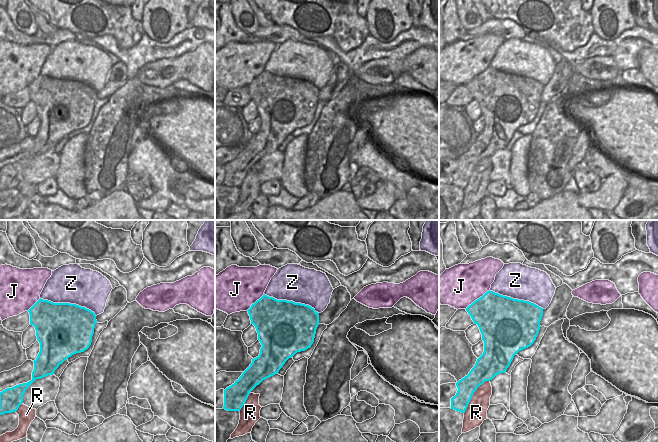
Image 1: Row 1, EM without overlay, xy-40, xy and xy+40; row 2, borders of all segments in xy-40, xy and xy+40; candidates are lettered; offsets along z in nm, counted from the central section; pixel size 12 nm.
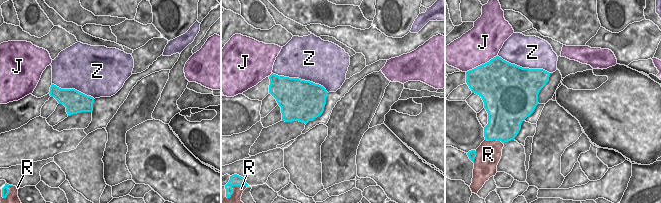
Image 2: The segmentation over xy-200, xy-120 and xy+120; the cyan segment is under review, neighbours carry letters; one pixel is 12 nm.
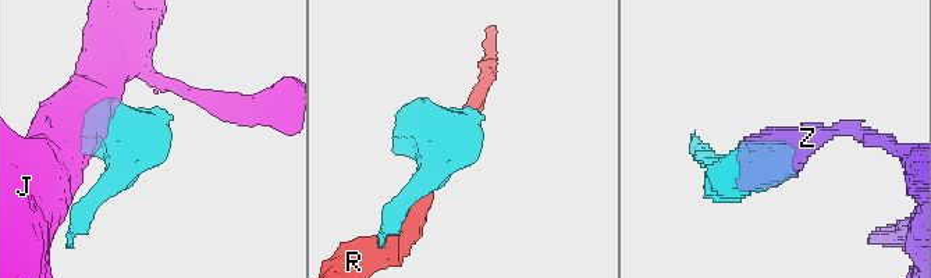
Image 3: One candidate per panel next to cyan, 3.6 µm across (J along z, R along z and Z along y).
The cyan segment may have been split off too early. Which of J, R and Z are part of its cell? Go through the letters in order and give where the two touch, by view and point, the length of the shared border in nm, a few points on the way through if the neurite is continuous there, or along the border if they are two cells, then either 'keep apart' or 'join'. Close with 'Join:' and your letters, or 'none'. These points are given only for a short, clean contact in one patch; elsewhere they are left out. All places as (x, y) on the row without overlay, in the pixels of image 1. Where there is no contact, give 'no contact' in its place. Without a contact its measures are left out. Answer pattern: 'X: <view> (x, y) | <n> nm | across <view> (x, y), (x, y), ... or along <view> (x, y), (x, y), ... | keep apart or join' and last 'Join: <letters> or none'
J: xy+40 (477, 75) | 380 nm | keep apart
R: xy+40 (472, 171) | 500 nm | join
Z: xy-40 (68, 79) | 700 nm | keep apart
Join: R

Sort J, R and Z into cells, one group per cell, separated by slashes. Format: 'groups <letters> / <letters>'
groups J / R / Z

